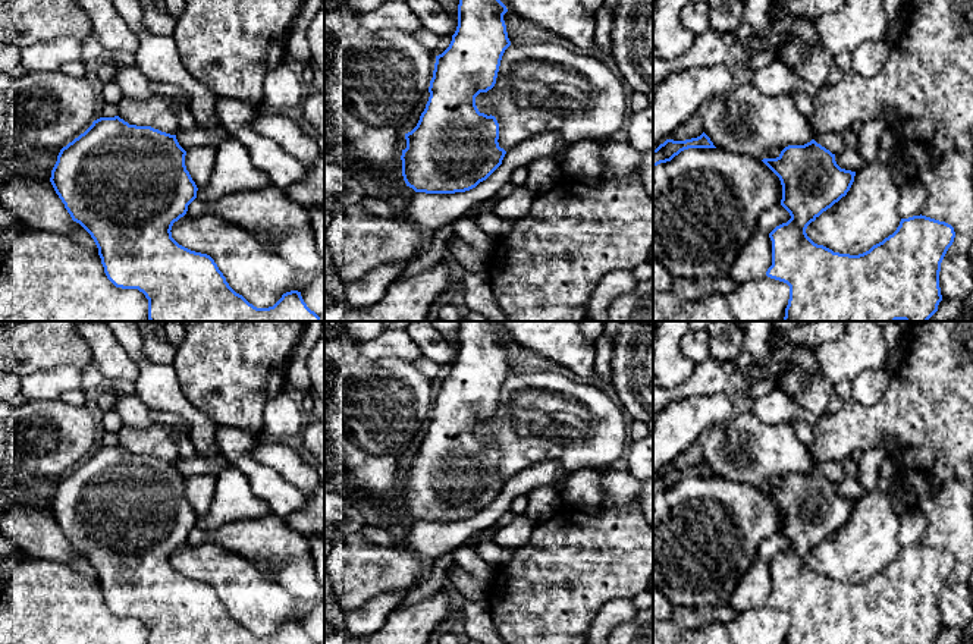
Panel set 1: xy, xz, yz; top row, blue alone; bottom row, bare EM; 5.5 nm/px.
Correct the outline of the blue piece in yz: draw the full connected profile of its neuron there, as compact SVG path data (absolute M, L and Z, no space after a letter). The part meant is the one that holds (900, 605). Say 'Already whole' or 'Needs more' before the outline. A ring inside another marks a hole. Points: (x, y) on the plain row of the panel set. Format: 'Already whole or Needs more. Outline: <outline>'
Already whole. Outline: M815 468L804 474L788 474L776 487L762 489L781 509L781 534L790 541L787 552L776 555L769 566L772 569L772 594L766 604L790 615L790 628L785 644L933 644L942 629L939 616L941 591L952 574L955 560L945 550L926 544L901 547L897 559L869 579L850 584L815 572L806 562L807 555L823 540L831 537L850 519L856 500L841 497L835 483Z

